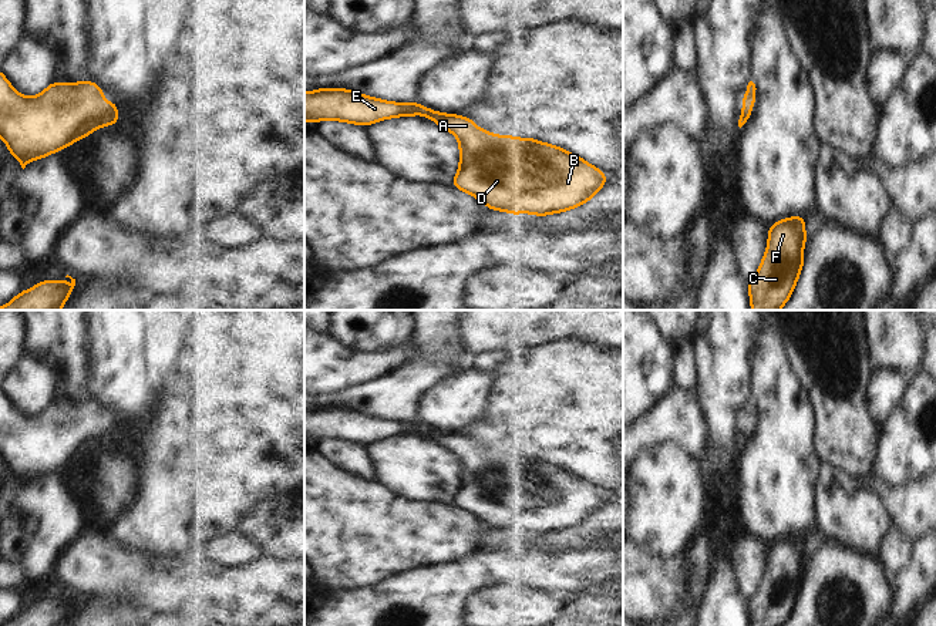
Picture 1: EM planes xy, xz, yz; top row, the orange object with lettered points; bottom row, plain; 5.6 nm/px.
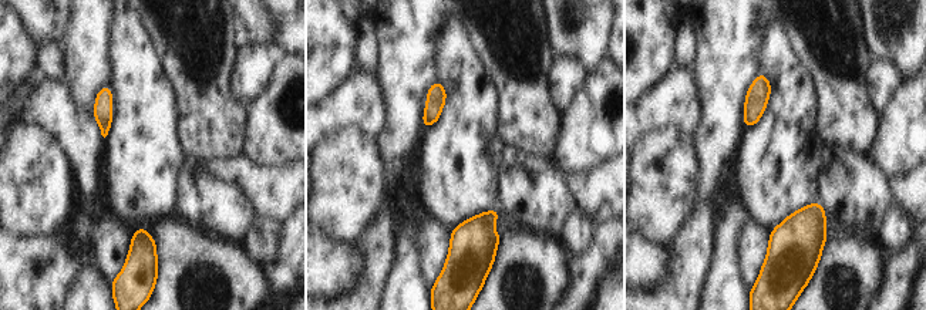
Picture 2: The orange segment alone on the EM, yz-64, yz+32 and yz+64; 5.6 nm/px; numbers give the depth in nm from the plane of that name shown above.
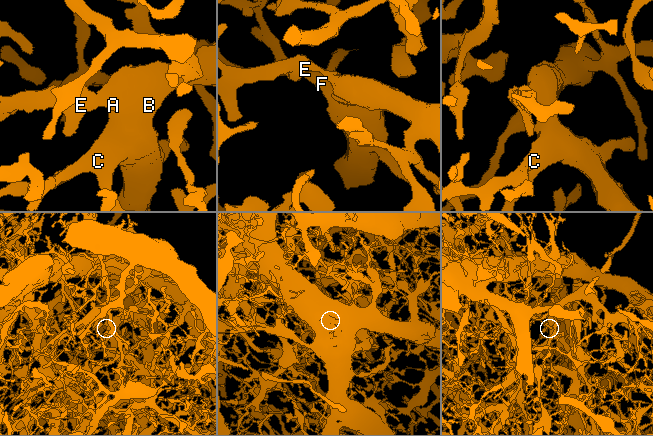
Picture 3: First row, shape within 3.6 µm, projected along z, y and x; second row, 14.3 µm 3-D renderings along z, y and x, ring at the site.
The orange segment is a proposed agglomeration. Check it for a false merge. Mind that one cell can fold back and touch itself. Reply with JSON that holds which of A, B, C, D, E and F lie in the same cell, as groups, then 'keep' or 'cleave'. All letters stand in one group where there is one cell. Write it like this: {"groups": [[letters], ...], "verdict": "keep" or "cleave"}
{"groups": [["A", "B", "C", "D", "E", "F"]], "verdict": "keep"}

